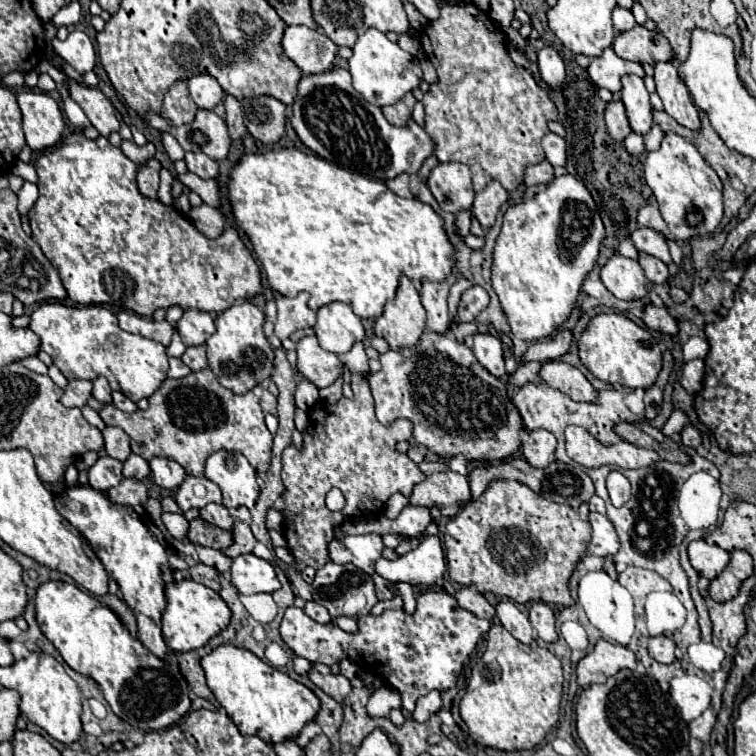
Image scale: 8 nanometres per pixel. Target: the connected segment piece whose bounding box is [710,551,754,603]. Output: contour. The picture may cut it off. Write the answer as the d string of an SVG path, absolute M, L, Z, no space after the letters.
M734 551L730 565L710 583L710 597L718 603L738 595L740 585L754 573L754 563L748 551Z

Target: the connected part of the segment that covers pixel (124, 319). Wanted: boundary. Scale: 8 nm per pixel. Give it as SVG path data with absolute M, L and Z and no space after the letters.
M130 311L118 313L118 323L128 333L142 335L142 337L158 341L158 343L162 343L166 347L170 345L172 335L174 335L174 327L168 321L152 321L148 317L138 317L136 313L130 313Z

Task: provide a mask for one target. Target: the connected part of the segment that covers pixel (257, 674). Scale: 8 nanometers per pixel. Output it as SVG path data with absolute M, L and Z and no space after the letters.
M220 645L204 655L200 663L206 673L206 685L242 735L256 735L266 743L280 743L298 737L302 727L312 721L320 709L318 697L306 685L270 667L248 649Z

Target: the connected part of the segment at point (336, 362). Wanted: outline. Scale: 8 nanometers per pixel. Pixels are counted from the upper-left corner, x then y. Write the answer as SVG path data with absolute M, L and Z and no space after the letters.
M314 335L298 341L296 353L298 373L318 389L330 387L344 373L344 363L338 359L338 355L324 351Z

